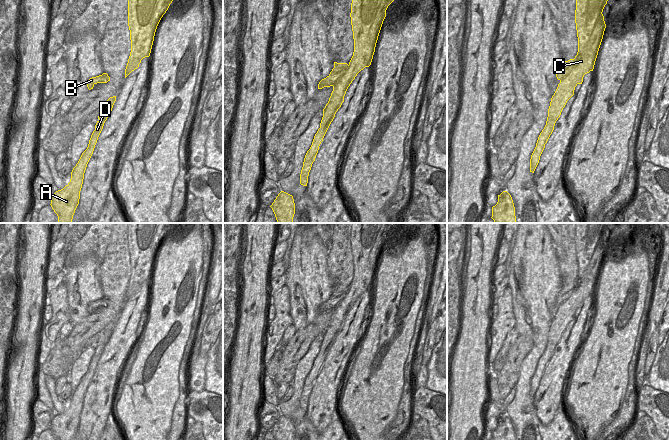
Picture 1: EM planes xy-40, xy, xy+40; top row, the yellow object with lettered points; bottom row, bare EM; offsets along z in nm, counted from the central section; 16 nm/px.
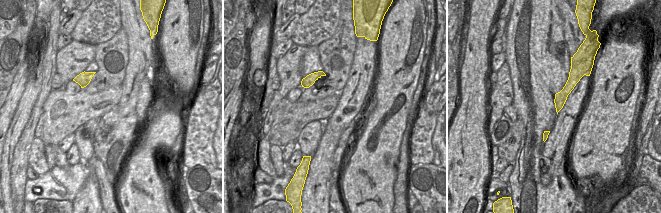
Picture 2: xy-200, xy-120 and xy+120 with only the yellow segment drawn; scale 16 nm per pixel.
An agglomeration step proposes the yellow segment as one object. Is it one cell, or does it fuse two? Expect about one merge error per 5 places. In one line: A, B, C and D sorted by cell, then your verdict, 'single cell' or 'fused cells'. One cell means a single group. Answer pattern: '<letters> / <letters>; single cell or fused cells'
A B C D; single cell

